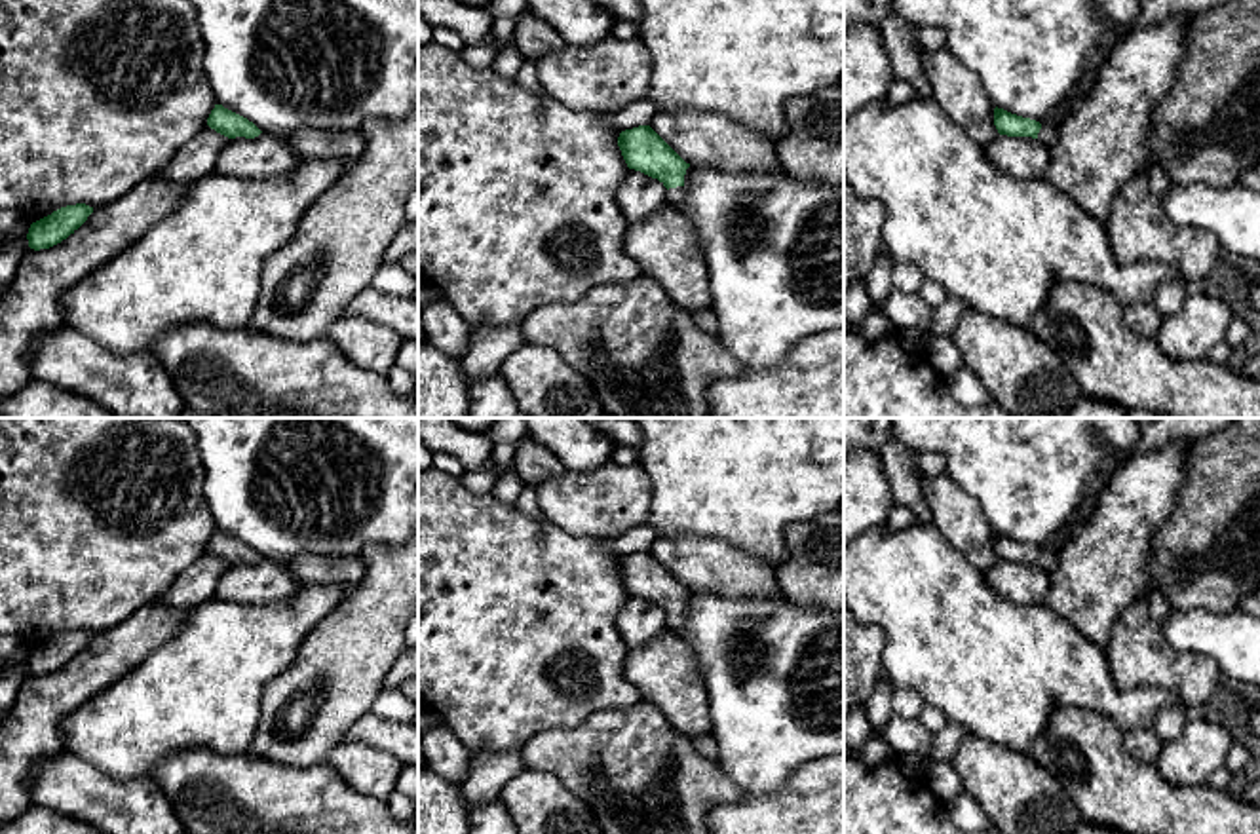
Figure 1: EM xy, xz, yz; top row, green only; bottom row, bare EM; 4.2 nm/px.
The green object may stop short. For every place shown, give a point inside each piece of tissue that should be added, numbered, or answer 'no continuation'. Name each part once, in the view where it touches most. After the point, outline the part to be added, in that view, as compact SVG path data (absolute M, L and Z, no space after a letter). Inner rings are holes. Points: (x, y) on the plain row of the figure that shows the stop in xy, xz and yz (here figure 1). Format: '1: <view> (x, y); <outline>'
1: xz (675, 622); M684 612L669 614L667 616L667 629L669 629L669 633L682 635L682 631L684 631Z

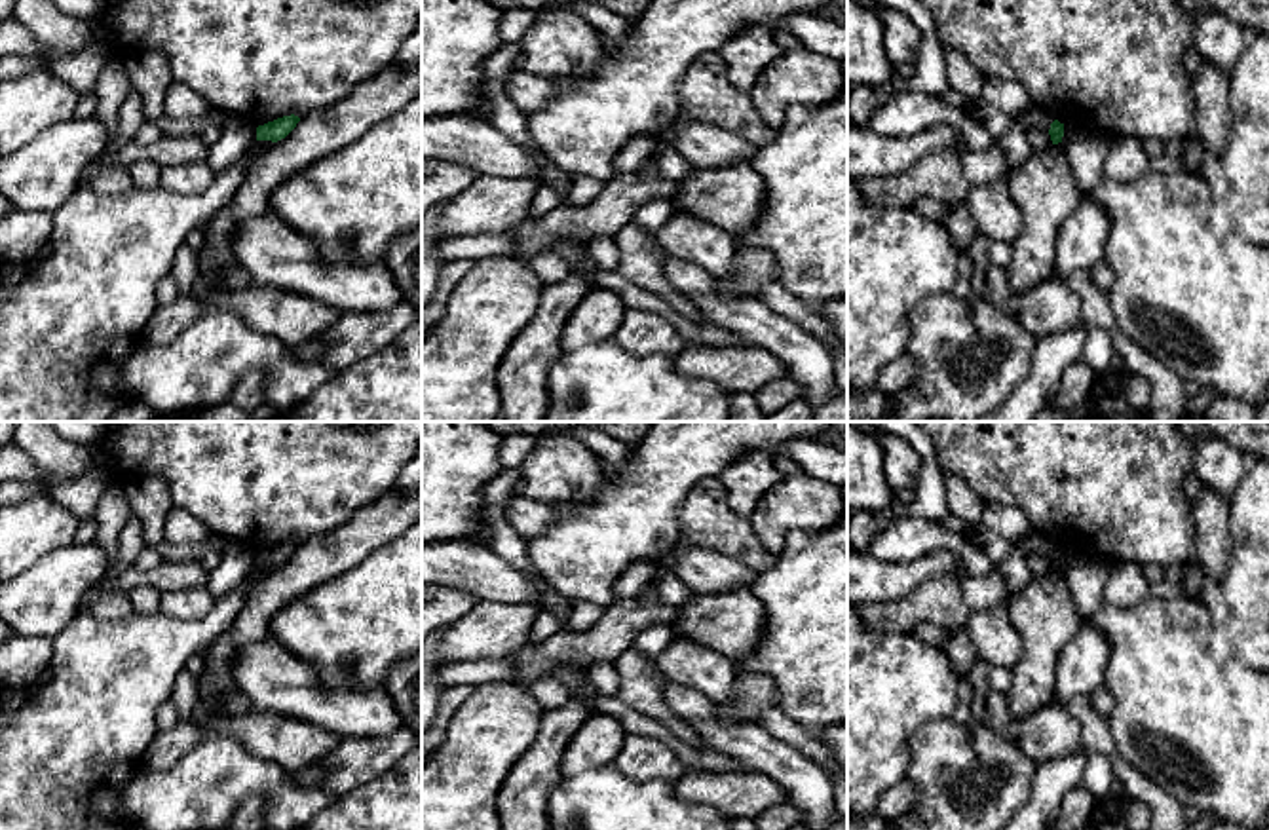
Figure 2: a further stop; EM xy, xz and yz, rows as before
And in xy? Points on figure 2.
no continuation

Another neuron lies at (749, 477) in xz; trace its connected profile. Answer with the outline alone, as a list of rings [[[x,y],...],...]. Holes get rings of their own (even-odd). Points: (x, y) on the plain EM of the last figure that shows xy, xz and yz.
[[[748,452],[720,473],[718,479],[728,490],[729,507],[737,515],[748,519],[762,496],[785,479],[773,467],[771,458],[769,452]]]

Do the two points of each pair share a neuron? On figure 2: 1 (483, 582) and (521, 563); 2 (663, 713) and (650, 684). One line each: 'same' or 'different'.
1: different
2: same

